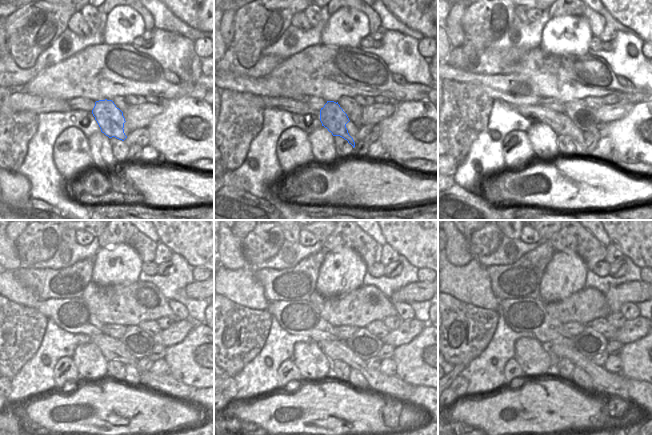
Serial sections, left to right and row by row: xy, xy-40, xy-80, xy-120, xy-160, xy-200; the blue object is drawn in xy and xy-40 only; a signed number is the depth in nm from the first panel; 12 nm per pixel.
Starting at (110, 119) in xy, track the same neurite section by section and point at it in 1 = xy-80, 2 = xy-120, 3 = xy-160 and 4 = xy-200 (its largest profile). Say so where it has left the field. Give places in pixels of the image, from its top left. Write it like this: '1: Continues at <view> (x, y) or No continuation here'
1: Continues at xy-80 (579, 147)
2: Continues at xy-120 (132, 376)
3: Continues at xy-160 (356, 378)
4: Continues at xy-200 (582, 379).

